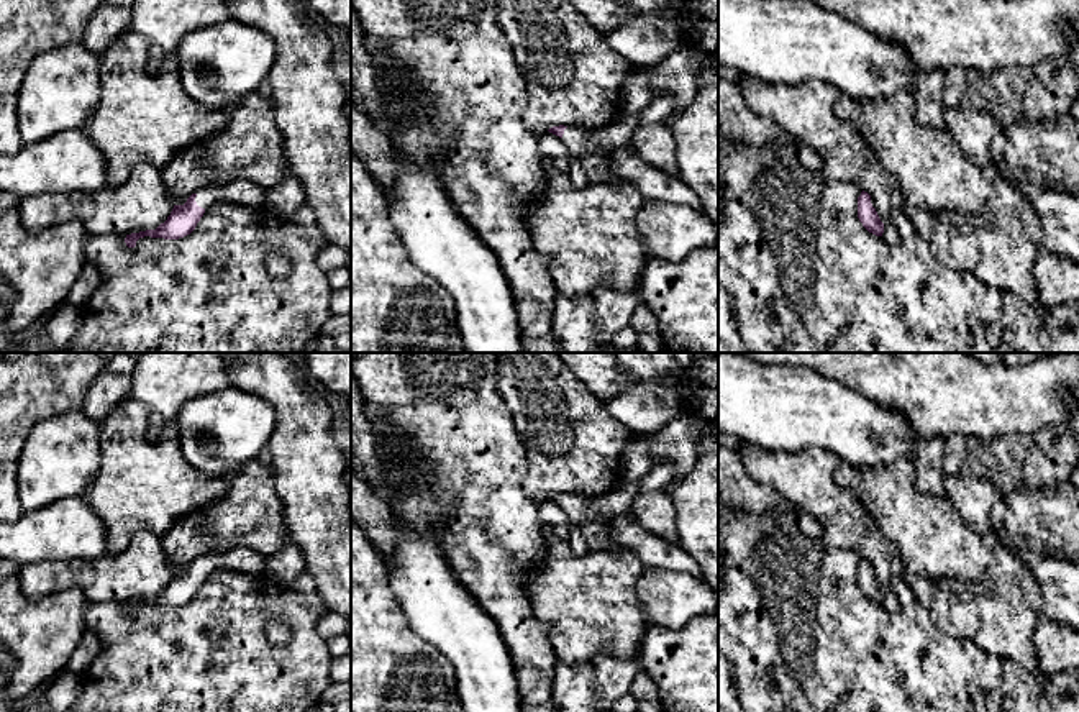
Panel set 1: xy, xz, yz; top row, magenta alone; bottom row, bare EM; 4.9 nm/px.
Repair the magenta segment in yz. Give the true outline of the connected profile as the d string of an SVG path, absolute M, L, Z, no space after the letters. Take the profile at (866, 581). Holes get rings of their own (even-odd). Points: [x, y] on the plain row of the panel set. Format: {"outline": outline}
{"outline": "M864 558L858 564L858 586L869 600L882 604L884 591L871 571L871 563Z"}

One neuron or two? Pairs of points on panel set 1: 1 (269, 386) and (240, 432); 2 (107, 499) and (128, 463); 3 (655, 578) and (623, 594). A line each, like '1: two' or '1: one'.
1: two
2: one
3: two

